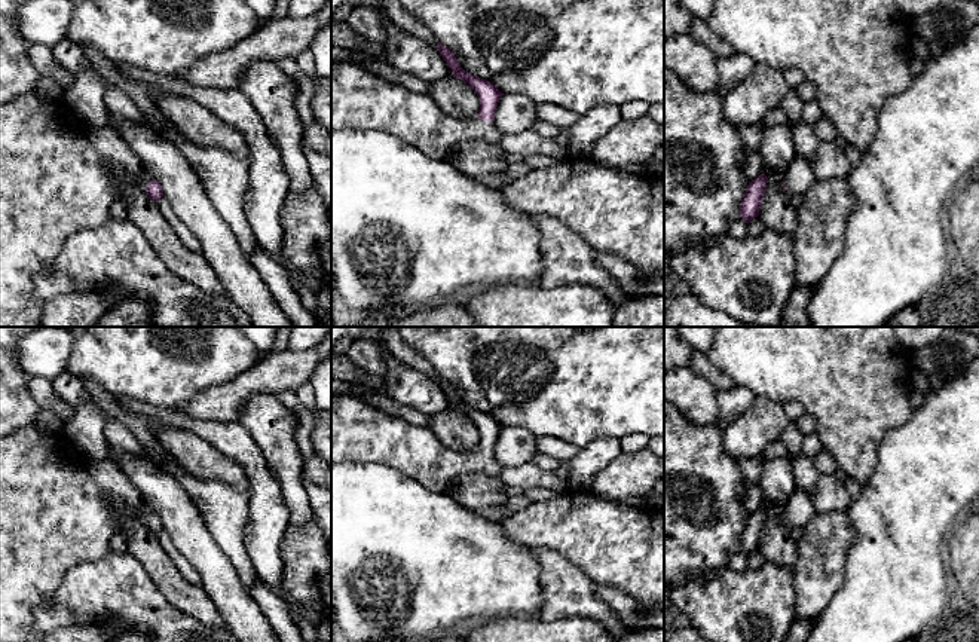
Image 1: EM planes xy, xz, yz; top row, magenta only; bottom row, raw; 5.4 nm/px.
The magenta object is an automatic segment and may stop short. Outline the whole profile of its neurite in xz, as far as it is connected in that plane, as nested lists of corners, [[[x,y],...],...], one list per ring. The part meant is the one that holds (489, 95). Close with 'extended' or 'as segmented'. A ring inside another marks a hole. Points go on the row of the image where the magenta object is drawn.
[[[438,43],[438,52],[452,68],[452,76],[475,91],[480,110],[474,117],[452,117],[429,95],[414,94],[358,64],[331,61],[331,132],[379,129],[435,160],[444,160],[447,150],[459,141],[499,141],[502,132],[493,119],[504,94],[489,80],[466,73],[444,45]]]; extended

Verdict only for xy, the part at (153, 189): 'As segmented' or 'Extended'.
Extended

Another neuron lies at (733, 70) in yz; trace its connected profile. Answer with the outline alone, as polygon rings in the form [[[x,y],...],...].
[[[744,54],[718,59],[721,85],[728,91],[750,76],[756,62]]]

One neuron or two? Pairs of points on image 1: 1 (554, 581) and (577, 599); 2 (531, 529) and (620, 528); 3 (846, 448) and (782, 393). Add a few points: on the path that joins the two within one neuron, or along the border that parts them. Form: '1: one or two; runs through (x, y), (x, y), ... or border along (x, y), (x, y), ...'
1: one; runs through (560, 583), (571, 593)
2: one; runs through (553, 528), (597, 528)
3: one; runs through (840, 428), (801, 393)

